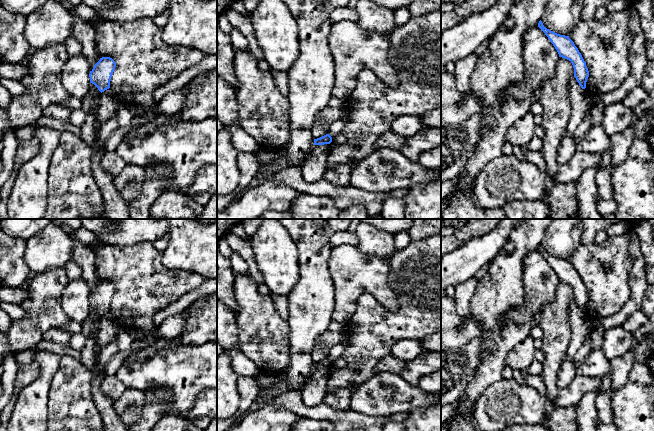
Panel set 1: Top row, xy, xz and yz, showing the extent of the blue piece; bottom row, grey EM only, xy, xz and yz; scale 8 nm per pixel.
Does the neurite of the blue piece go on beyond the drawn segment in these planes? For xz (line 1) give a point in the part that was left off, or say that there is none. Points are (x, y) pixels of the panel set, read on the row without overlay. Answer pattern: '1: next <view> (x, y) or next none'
1: next none

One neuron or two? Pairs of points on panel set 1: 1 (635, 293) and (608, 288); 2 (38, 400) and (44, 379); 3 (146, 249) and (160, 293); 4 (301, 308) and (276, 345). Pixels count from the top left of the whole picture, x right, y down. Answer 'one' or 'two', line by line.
1: two
2: one
3: one
4: two

